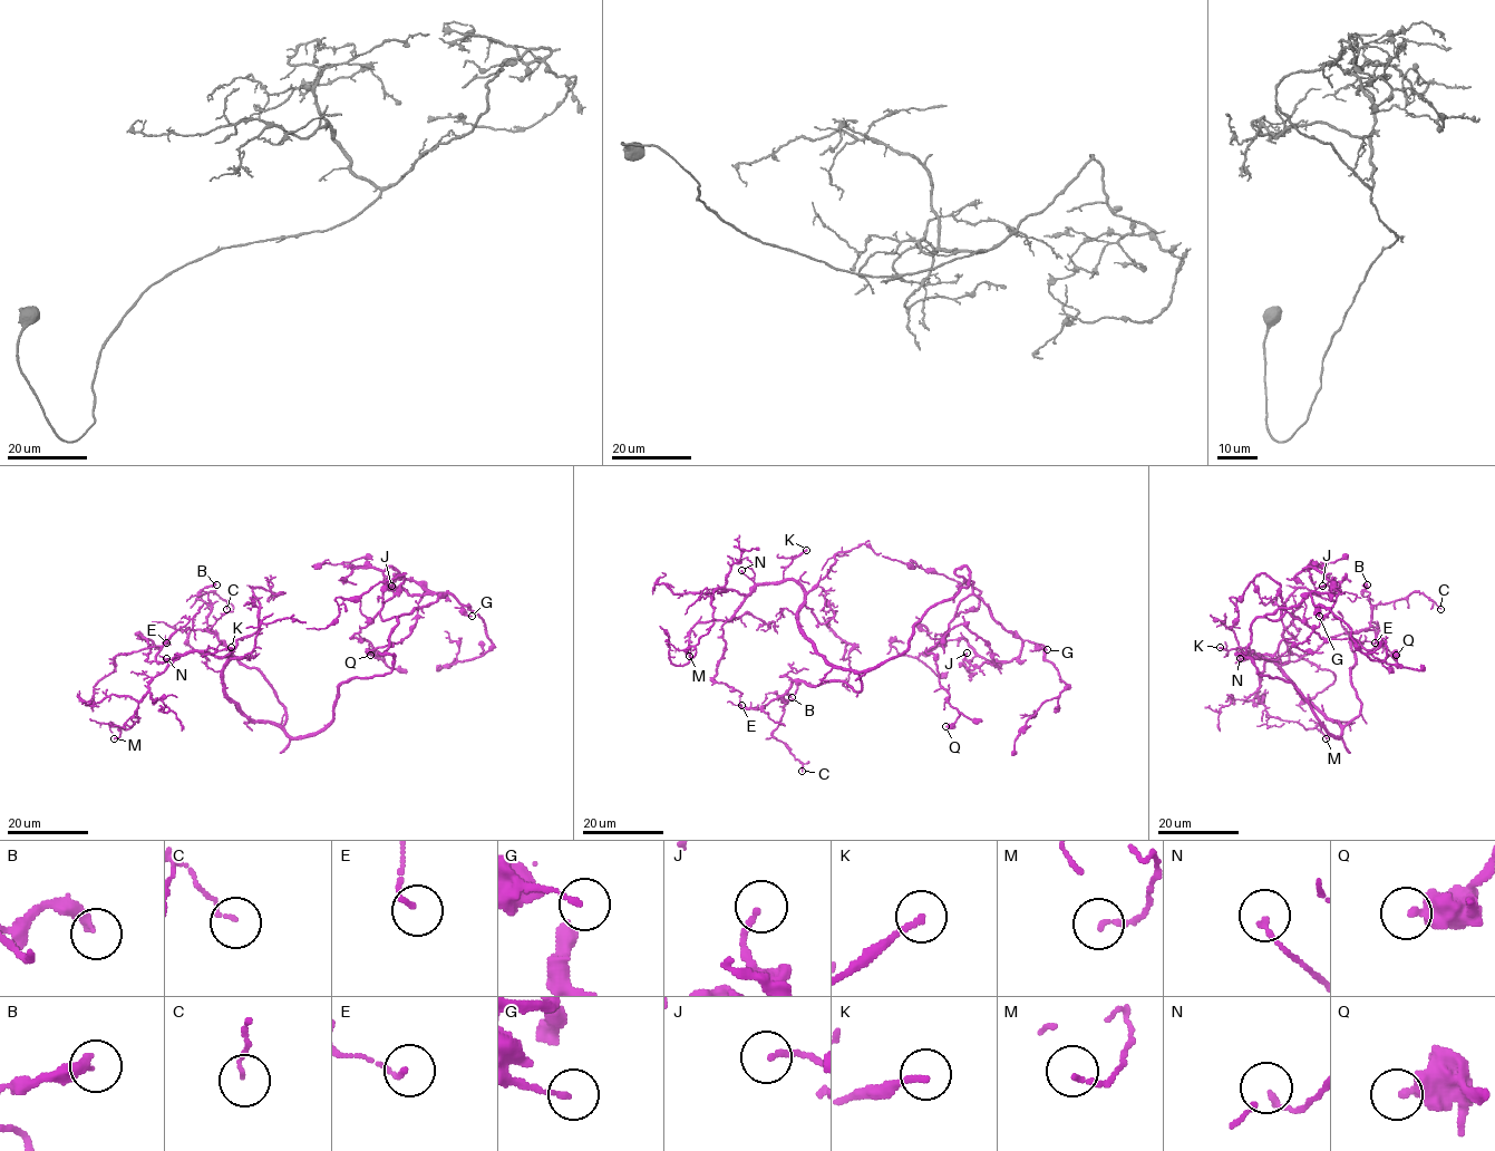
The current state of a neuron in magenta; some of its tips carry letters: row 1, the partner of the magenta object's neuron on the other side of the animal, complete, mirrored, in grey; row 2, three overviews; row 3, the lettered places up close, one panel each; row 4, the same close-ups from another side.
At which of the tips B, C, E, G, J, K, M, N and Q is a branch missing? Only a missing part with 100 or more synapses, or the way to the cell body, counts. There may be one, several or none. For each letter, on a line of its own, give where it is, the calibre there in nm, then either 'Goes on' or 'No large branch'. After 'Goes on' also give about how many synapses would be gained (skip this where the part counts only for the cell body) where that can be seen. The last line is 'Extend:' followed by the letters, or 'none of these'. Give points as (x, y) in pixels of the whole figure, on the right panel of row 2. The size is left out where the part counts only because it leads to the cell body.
B: Place: (1367, 584). Thickness 320 nm. No large branch
C: Place: (1440, 609). Thickness 90 nm. No large branch
E: Place: (1375, 642). Thickness 110 nm. No large branch
G: Place: (1319, 616). Thickness 130 nm. No large branch
J: Place: (1322, 586). Thickness 160 nm. No large branch
K: Place: (1220, 647). Thickness 180 nm. No large branch
M: Place: (1326, 738). Thickness 130 nm. No large branch
N: Place: (1240, 658). Thickness 160 nm. No large branch
Q: Place: (1396, 655). Thickness 400 nm. No large branch
Extend: none of these

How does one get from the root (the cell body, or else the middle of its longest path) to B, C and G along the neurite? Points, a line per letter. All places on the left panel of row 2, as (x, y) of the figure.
B: (331, 721), (308, 735), (288, 734), (284, 708), (271, 685), (206, 628), (211, 601), (203, 589), (216, 584)
C: (331, 721), (308, 735), (288, 734), (271, 685), (206, 628), (211, 607), (196, 599), (213, 591), (226, 609)
G: (331, 721), (343, 683), (390, 671), (394, 655), (379, 654), (400, 615), (450, 593), (472, 616)

